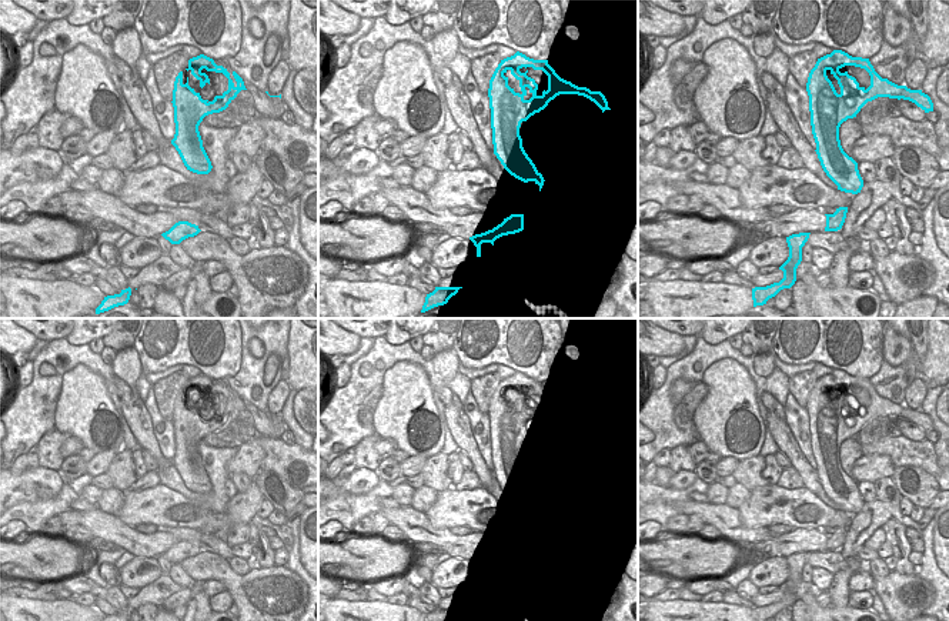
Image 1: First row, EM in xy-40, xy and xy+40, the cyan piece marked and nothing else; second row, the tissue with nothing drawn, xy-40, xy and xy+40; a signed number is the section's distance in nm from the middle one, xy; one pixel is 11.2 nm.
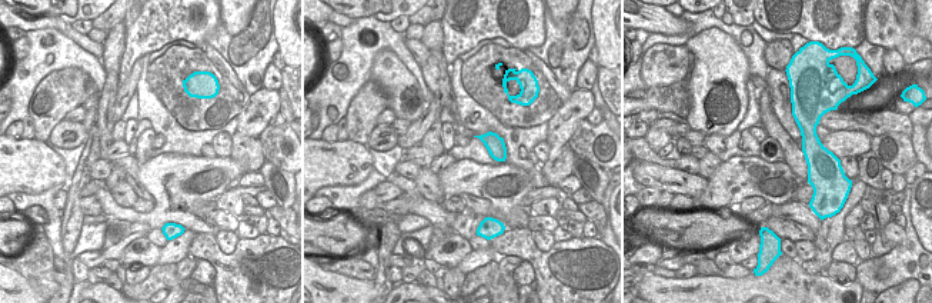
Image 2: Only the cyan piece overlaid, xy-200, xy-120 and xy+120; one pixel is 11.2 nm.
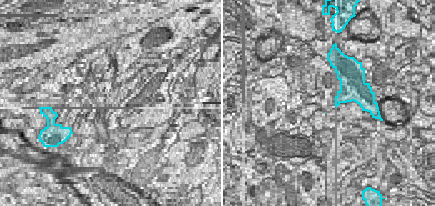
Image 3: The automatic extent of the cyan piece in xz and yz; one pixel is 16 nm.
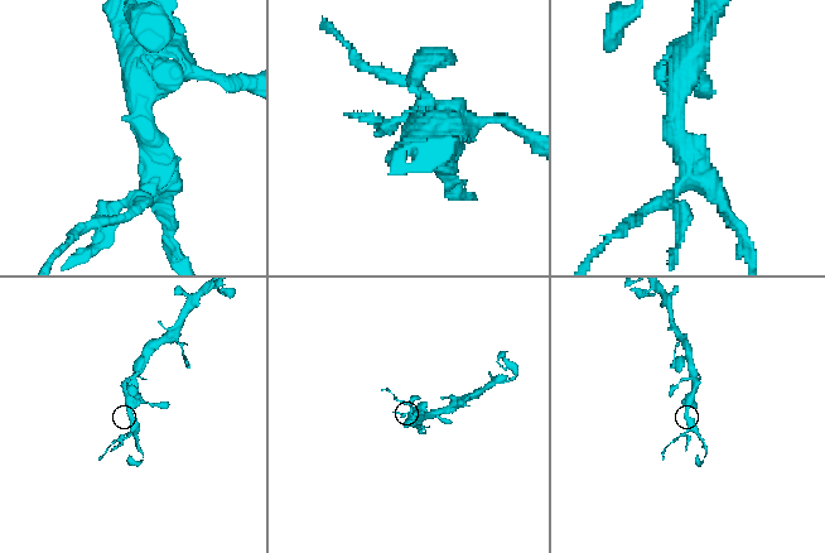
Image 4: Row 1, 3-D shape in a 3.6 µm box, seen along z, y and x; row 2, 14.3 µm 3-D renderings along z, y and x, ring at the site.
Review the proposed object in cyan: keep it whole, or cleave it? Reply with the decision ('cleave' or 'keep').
cleave

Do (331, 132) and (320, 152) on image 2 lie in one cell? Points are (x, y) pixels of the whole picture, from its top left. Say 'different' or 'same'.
different

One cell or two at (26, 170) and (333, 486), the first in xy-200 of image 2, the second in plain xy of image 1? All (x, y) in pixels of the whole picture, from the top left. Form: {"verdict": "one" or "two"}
{"verdict": "one"}

